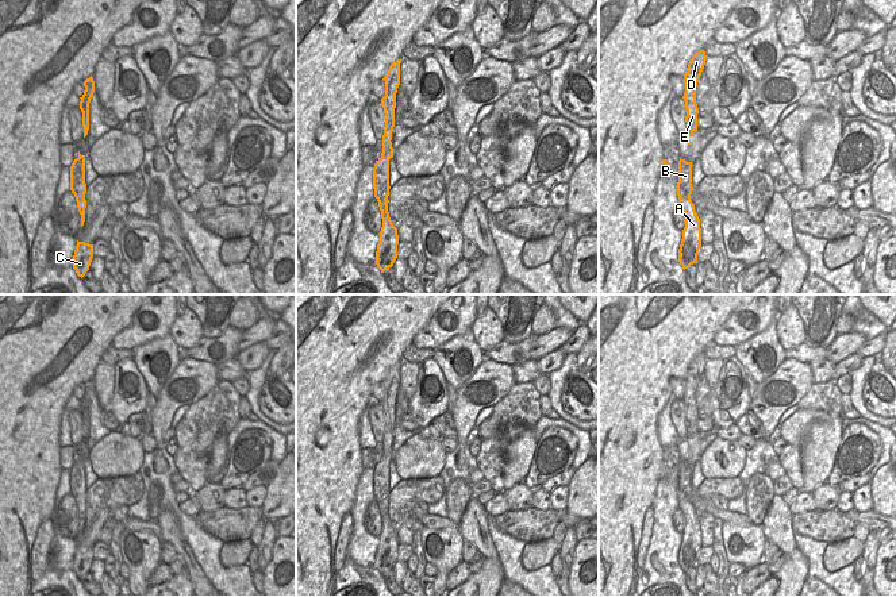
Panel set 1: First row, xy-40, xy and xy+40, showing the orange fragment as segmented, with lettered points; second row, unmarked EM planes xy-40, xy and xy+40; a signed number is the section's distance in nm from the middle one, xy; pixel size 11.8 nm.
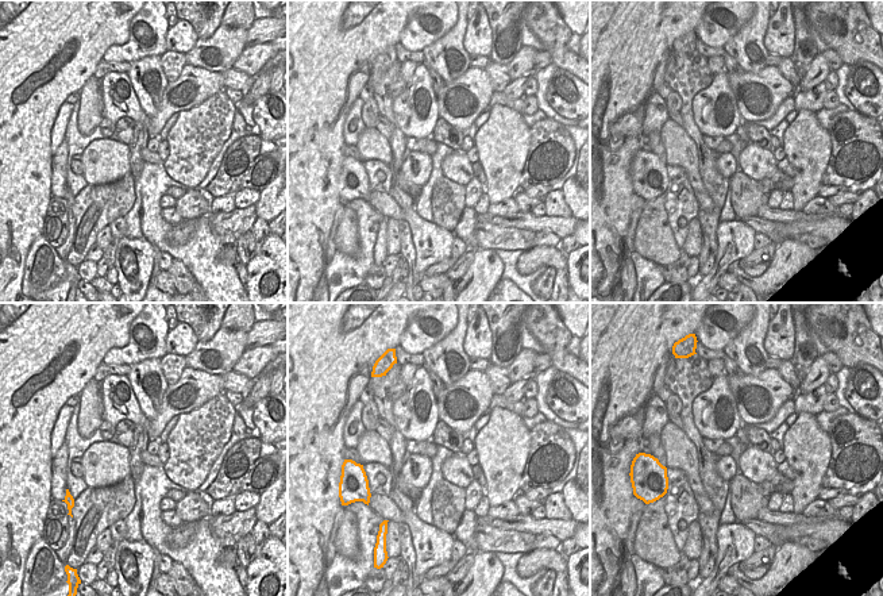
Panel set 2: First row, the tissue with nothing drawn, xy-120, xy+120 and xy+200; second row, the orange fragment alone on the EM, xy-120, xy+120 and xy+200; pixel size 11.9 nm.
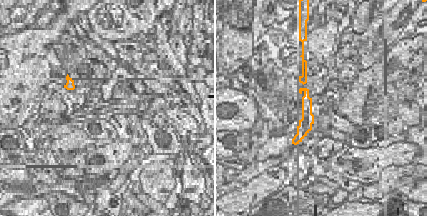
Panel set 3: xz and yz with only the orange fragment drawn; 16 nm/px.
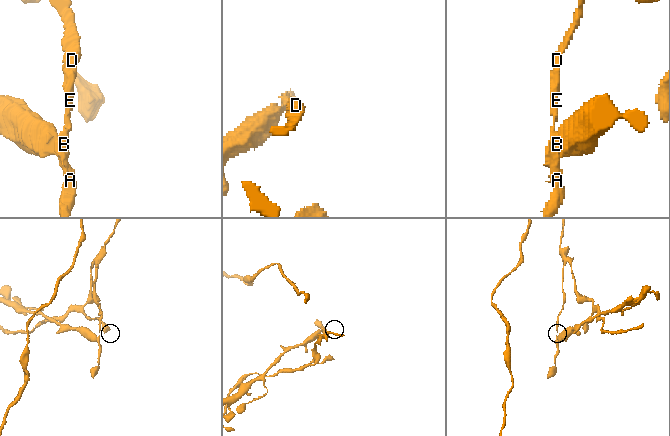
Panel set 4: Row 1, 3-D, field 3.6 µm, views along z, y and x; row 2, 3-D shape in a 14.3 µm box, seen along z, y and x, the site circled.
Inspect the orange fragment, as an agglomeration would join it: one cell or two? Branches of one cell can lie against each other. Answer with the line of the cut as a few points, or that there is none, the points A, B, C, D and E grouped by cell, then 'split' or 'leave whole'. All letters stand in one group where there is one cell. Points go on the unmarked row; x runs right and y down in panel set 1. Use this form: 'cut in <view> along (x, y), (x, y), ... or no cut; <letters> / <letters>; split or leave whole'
cut in xy+40 along (677, 485), (677, 489), (689, 501); A C / B D E; split

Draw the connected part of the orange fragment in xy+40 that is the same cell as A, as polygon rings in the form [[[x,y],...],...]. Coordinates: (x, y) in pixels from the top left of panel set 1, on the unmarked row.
[[[677,490],[678,508],[682,511],[685,517],[685,529],[682,532],[682,542],[678,551],[678,565],[682,571],[688,571],[691,567],[697,565],[699,551],[701,548],[701,531],[700,521],[695,513],[695,507],[685,496]]]

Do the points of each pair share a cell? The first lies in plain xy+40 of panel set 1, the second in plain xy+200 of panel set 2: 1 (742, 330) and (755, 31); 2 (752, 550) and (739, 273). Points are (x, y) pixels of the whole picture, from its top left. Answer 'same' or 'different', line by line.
1: different
2: different

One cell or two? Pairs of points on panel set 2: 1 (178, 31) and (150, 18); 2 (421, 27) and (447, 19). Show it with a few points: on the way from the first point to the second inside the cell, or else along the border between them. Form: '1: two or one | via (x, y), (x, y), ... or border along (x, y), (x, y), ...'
1: two | border along (169, 27), (165, 35), (165, 49)
2: one | via (427, 25), (438, 25), (440, 22)

